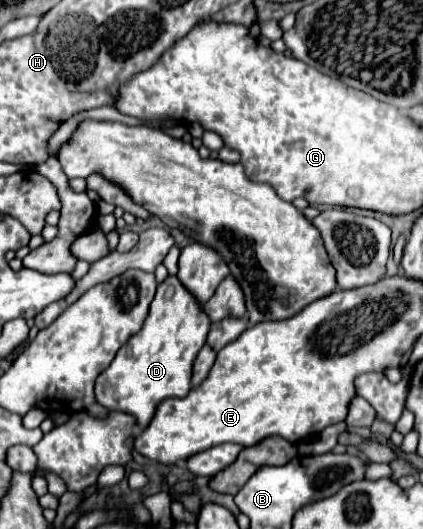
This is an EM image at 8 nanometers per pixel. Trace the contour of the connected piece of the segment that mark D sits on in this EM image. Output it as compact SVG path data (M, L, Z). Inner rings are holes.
M168 276L156 290L142 330L118 350L112 364L96 378L96 402L108 406L108 410L132 414L138 428L144 430L162 400L184 398L188 394L192 362L204 346L208 330L210 320L200 304L176 276Z

